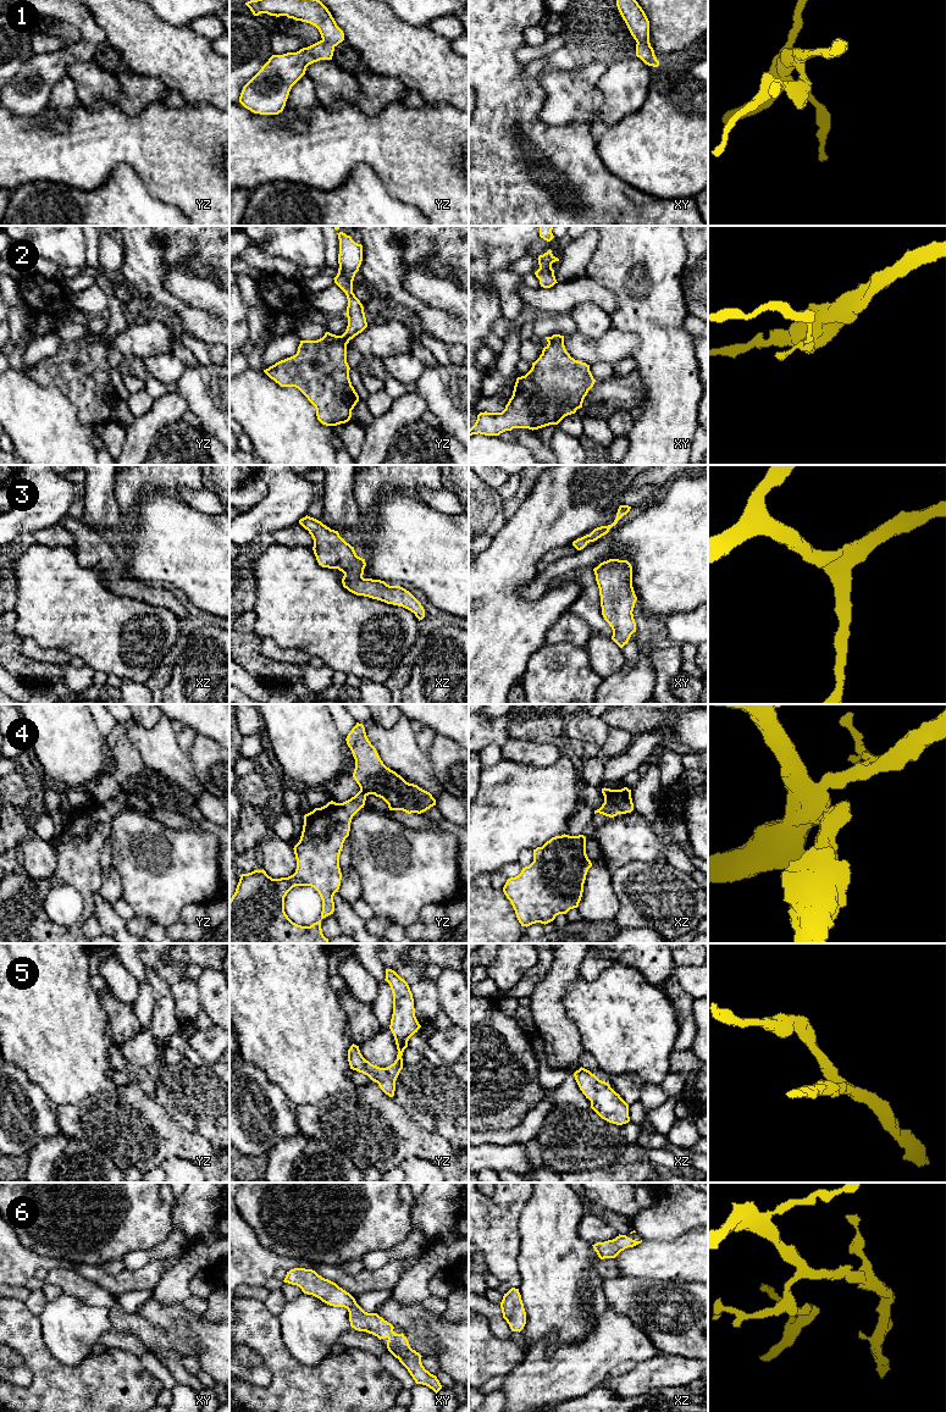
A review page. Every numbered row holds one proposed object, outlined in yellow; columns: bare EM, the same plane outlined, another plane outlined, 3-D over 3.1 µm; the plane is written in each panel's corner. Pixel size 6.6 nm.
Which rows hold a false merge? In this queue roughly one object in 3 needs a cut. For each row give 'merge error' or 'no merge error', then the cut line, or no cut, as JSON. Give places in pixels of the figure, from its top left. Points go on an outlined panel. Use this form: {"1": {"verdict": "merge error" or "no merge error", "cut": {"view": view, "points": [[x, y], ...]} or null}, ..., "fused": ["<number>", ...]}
{"1": {"verdict": "no merge error", "cut": null}, "2": {"verdict": "merge error", "cut": {"view": "yz", "points": [[338, 336], [346, 344]]}}, "3": {"verdict": "no merge error", "cut": null}, "4": {"verdict": "merge error", "cut": {"view": "yz", "points": [[360, 788], [366, 795]]}}, "5": {"verdict": "no merge error", "cut": null}, "6": {"verdict": "no merge error", "cut": null}, "fused": ["2", "4"]}

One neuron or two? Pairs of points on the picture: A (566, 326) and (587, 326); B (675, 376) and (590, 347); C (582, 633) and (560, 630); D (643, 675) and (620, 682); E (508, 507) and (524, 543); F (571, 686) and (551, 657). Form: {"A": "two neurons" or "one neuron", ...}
{"A": "two neurons", "B": "two neurons", "C": "one neuron", "D": "one neuron", "E": "two neurons", "F": "one neuron"}

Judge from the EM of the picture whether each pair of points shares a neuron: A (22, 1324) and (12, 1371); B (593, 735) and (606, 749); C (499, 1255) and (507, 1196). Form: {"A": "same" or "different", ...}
{"A": "different", "B": "different", "C": "same"}

